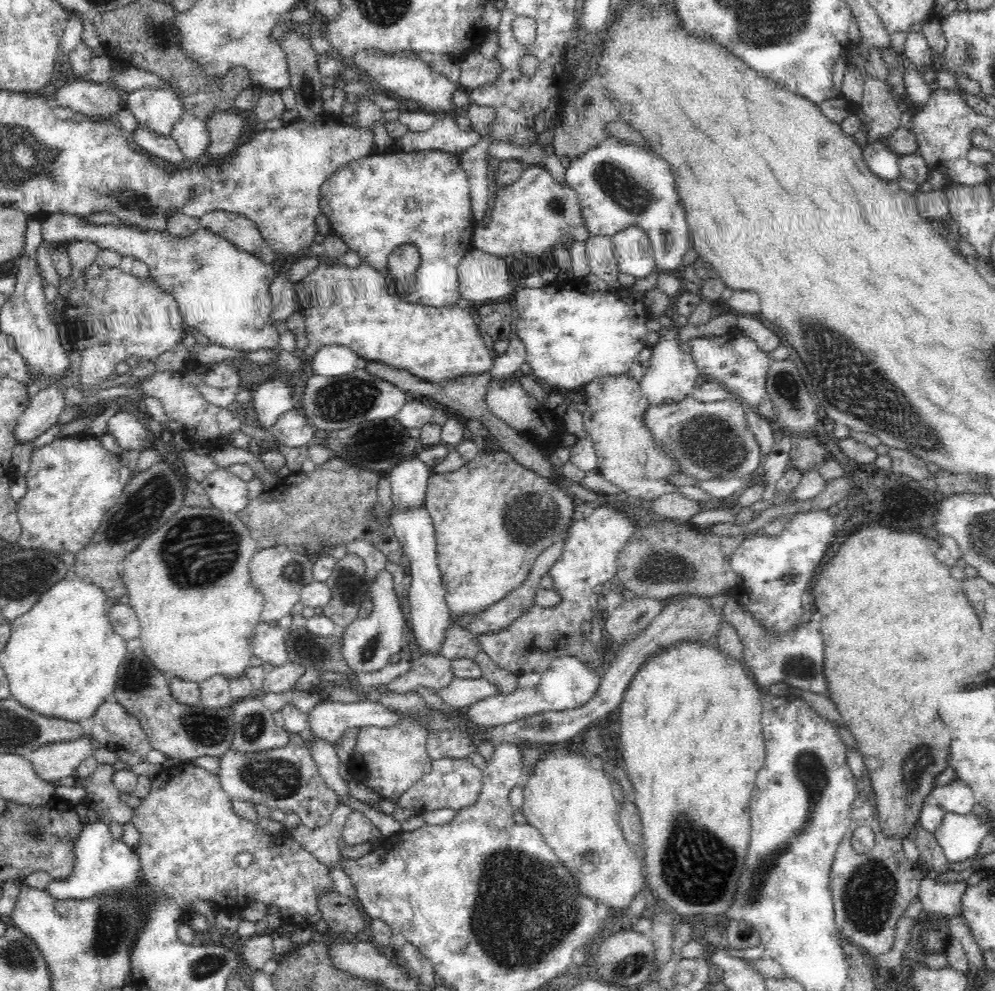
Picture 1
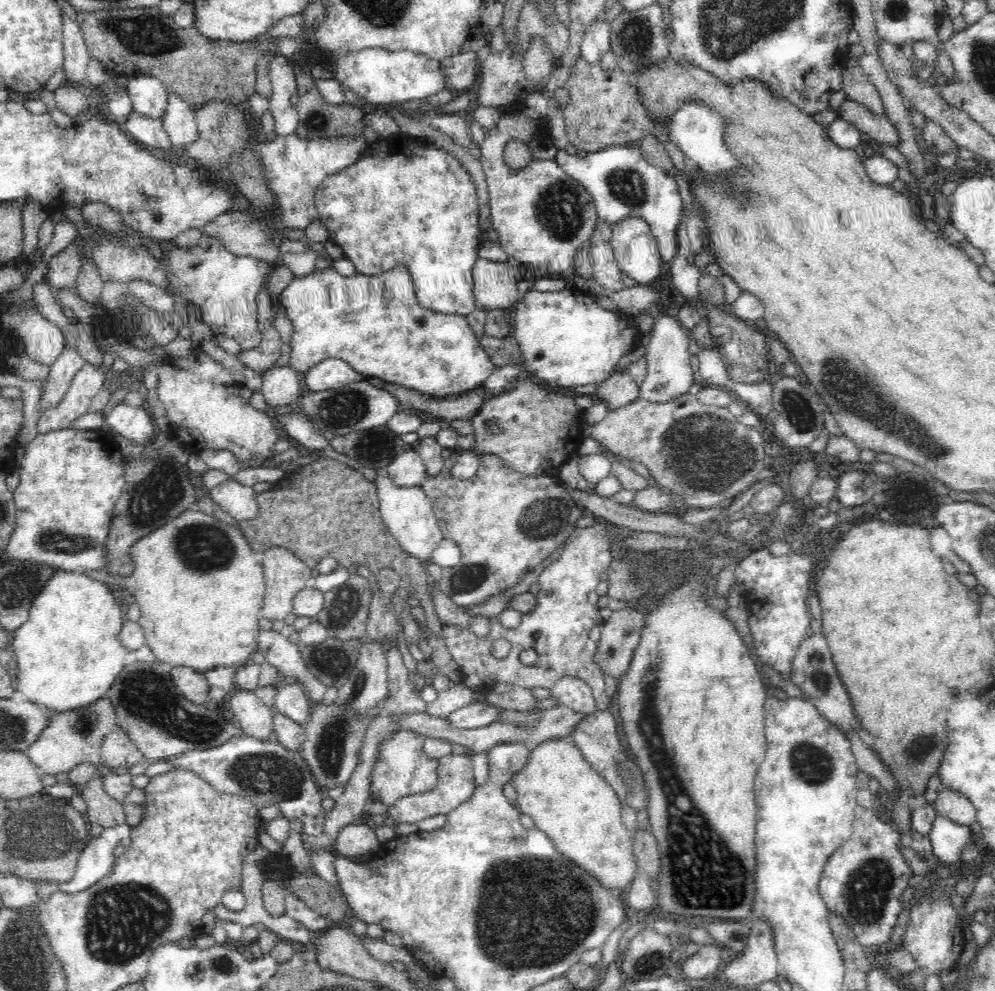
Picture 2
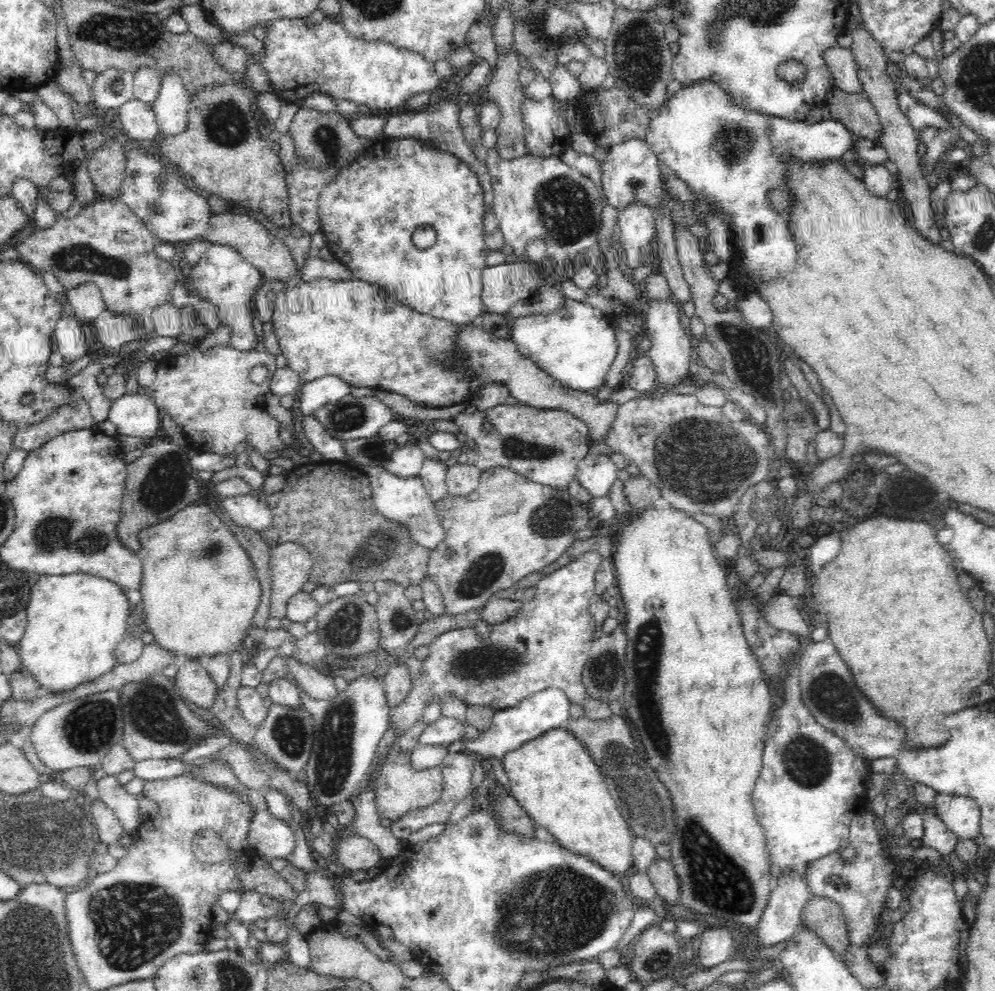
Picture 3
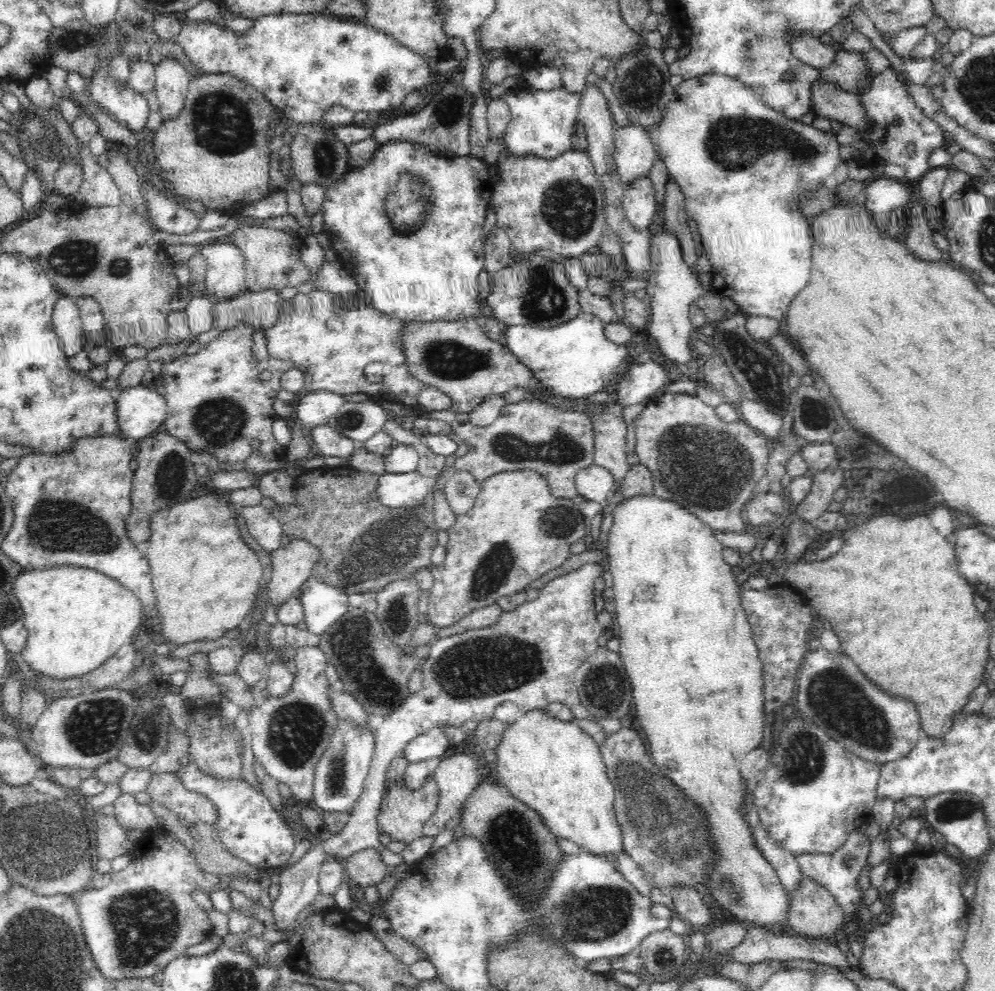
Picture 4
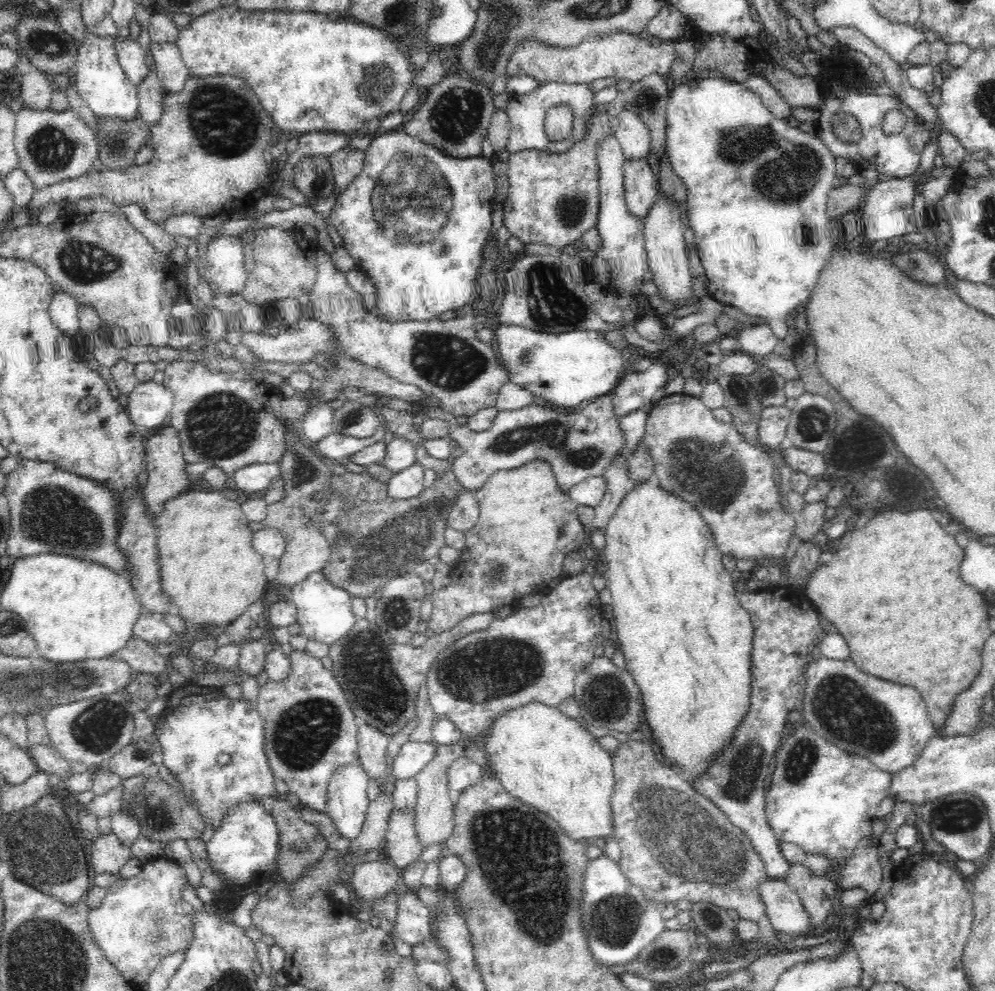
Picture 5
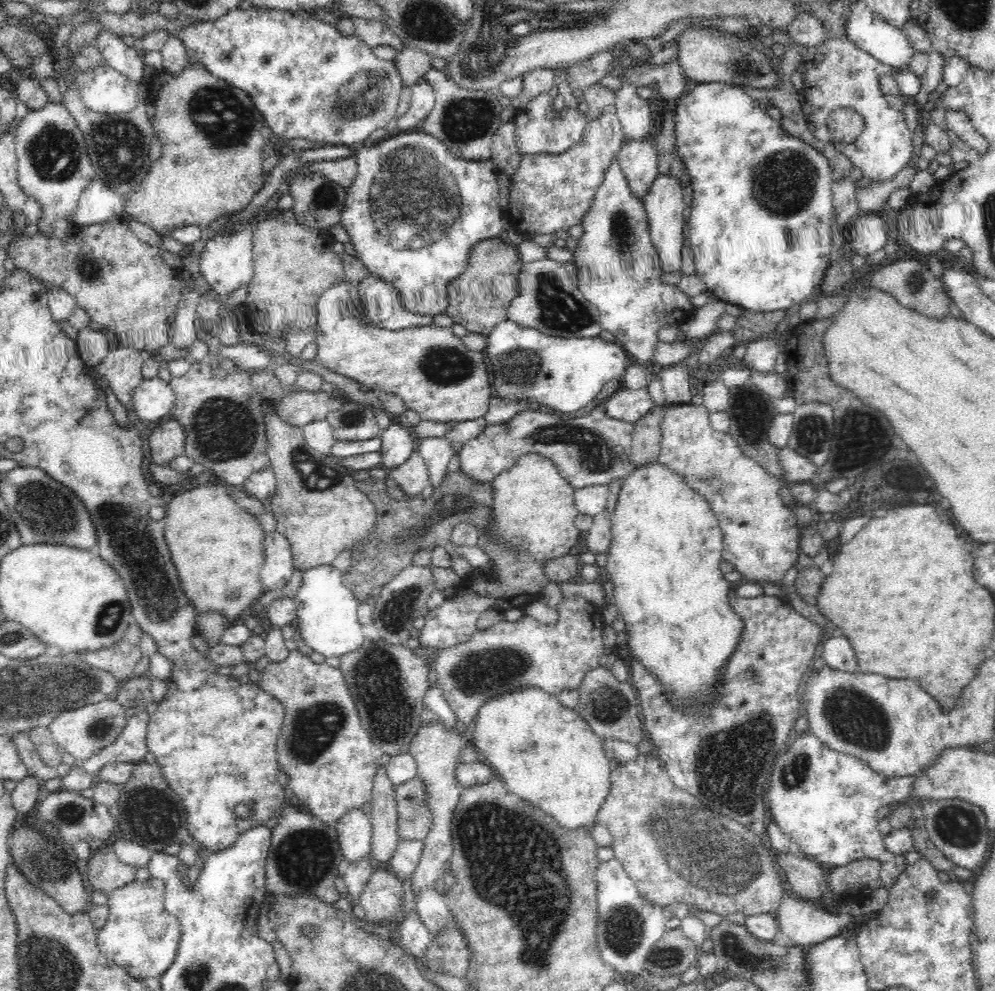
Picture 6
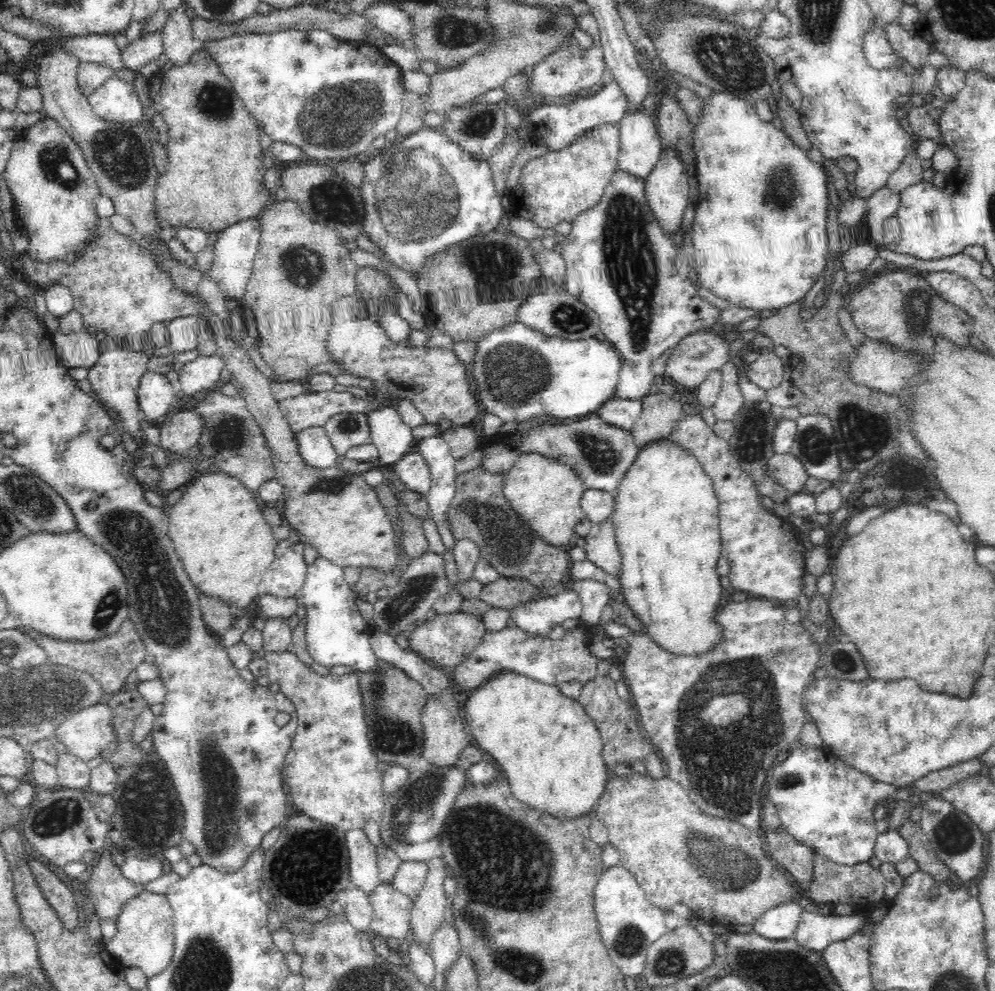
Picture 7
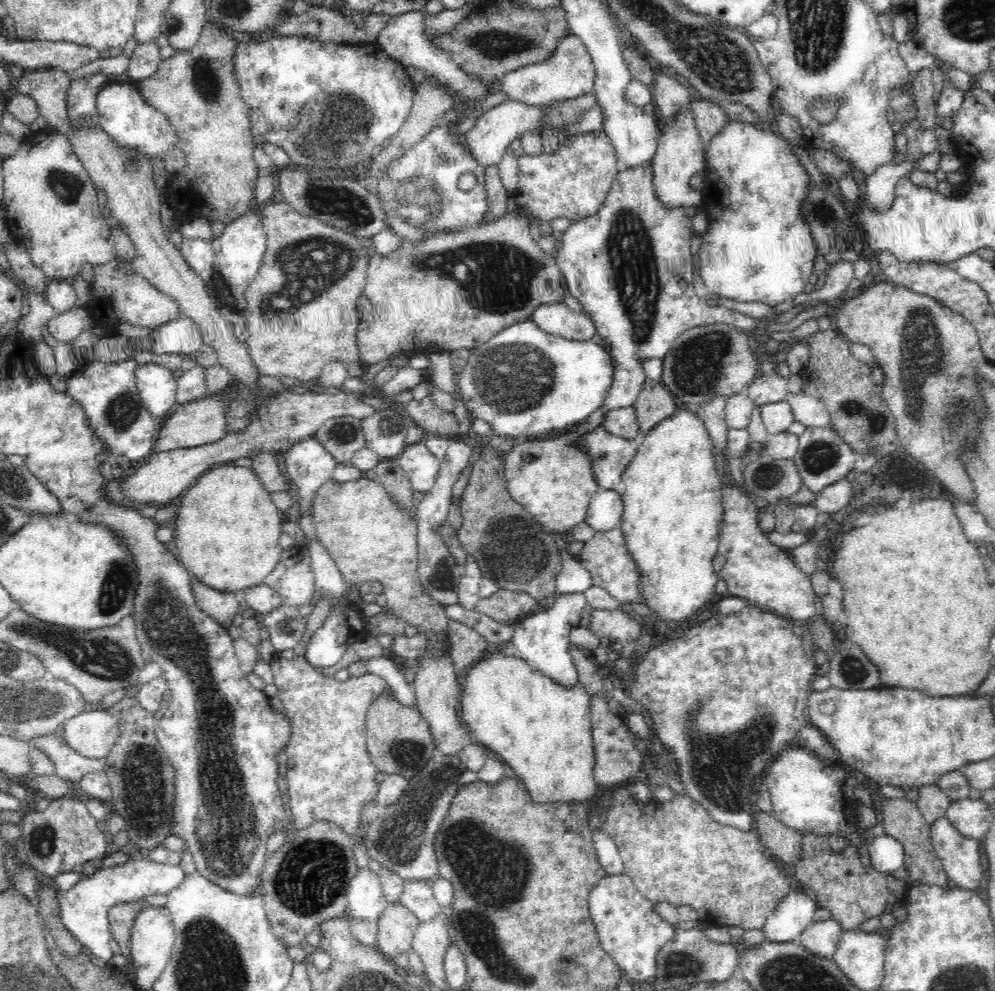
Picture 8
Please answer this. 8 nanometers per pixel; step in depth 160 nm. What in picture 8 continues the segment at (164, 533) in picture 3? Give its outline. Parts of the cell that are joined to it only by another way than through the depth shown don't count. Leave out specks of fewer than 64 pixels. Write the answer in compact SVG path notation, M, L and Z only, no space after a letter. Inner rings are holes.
M224 463L206 471L177 500L178 516L174 524L173 547L178 553L179 562L192 577L219 591L228 591L241 595L244 591L261 585L280 562L283 548L279 538L282 534L282 520L286 515L279 510L270 493L262 488L254 472L241 463Z

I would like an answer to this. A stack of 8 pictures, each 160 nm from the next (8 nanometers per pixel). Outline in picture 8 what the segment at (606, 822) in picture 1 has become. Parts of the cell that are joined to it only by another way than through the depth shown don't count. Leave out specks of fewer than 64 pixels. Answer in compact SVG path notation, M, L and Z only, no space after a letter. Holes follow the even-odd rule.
M500 652L487 653L476 664L470 667L462 676L462 694L459 700L460 704L460 718L468 728L472 743L480 742L488 746L490 750L494 750L500 758L504 758L504 762L508 762L512 766L512 770L516 772L516 776L526 788L528 797L534 803L538 802L539 805L574 805L574 802L584 802L590 800L596 794L596 781L594 781L594 745L591 729L591 710L590 710L590 696L582 686L581 683L576 683L570 688L559 685L554 679L546 676L540 670L532 670L532 667L526 662L522 656L503 656Z

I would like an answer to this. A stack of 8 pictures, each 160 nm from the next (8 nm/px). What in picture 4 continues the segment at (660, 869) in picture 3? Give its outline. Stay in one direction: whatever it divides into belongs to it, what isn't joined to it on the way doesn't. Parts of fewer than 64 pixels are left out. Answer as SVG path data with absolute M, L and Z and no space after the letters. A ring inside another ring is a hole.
M682 883L670 887L670 895L676 907L674 914L690 926L700 928L700 926L714 924L716 914L706 905L696 888L685 886L685 883Z

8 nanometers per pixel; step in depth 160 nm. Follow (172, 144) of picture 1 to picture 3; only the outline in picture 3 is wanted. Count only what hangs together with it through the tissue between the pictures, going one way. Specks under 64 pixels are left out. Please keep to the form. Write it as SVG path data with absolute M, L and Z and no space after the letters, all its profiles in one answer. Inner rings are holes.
M136 98L120 105L111 117L125 138L155 140L159 133L158 121L150 104Z

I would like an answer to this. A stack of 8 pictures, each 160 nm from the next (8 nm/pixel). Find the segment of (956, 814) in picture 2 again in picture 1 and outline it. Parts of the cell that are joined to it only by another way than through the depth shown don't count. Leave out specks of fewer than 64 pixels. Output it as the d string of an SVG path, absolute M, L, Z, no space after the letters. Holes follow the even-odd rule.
M955 779L943 786L936 786L931 794L940 808L948 813L968 815L977 804L973 790L961 779Z

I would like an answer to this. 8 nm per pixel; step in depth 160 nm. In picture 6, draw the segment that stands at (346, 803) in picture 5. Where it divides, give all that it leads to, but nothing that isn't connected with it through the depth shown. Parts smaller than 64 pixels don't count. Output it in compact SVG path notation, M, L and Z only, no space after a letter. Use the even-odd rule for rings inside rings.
M349 809L332 827L337 831L341 852L346 860L358 862L371 853L371 816L362 809Z

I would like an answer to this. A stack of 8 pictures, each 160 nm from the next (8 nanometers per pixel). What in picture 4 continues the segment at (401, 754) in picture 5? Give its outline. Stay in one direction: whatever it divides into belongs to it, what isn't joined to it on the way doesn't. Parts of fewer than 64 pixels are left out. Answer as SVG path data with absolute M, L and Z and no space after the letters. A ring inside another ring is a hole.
M434 727L411 740L402 751L410 765L423 759L441 757L450 745L451 742L446 738L444 727Z

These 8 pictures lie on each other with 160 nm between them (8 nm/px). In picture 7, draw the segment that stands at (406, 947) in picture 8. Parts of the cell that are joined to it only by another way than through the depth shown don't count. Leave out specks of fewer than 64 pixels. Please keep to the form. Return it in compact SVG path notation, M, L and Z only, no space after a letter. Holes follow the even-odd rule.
M383 882L368 898L373 909L371 934L384 940L406 938L411 928L411 898L398 892L392 884Z

